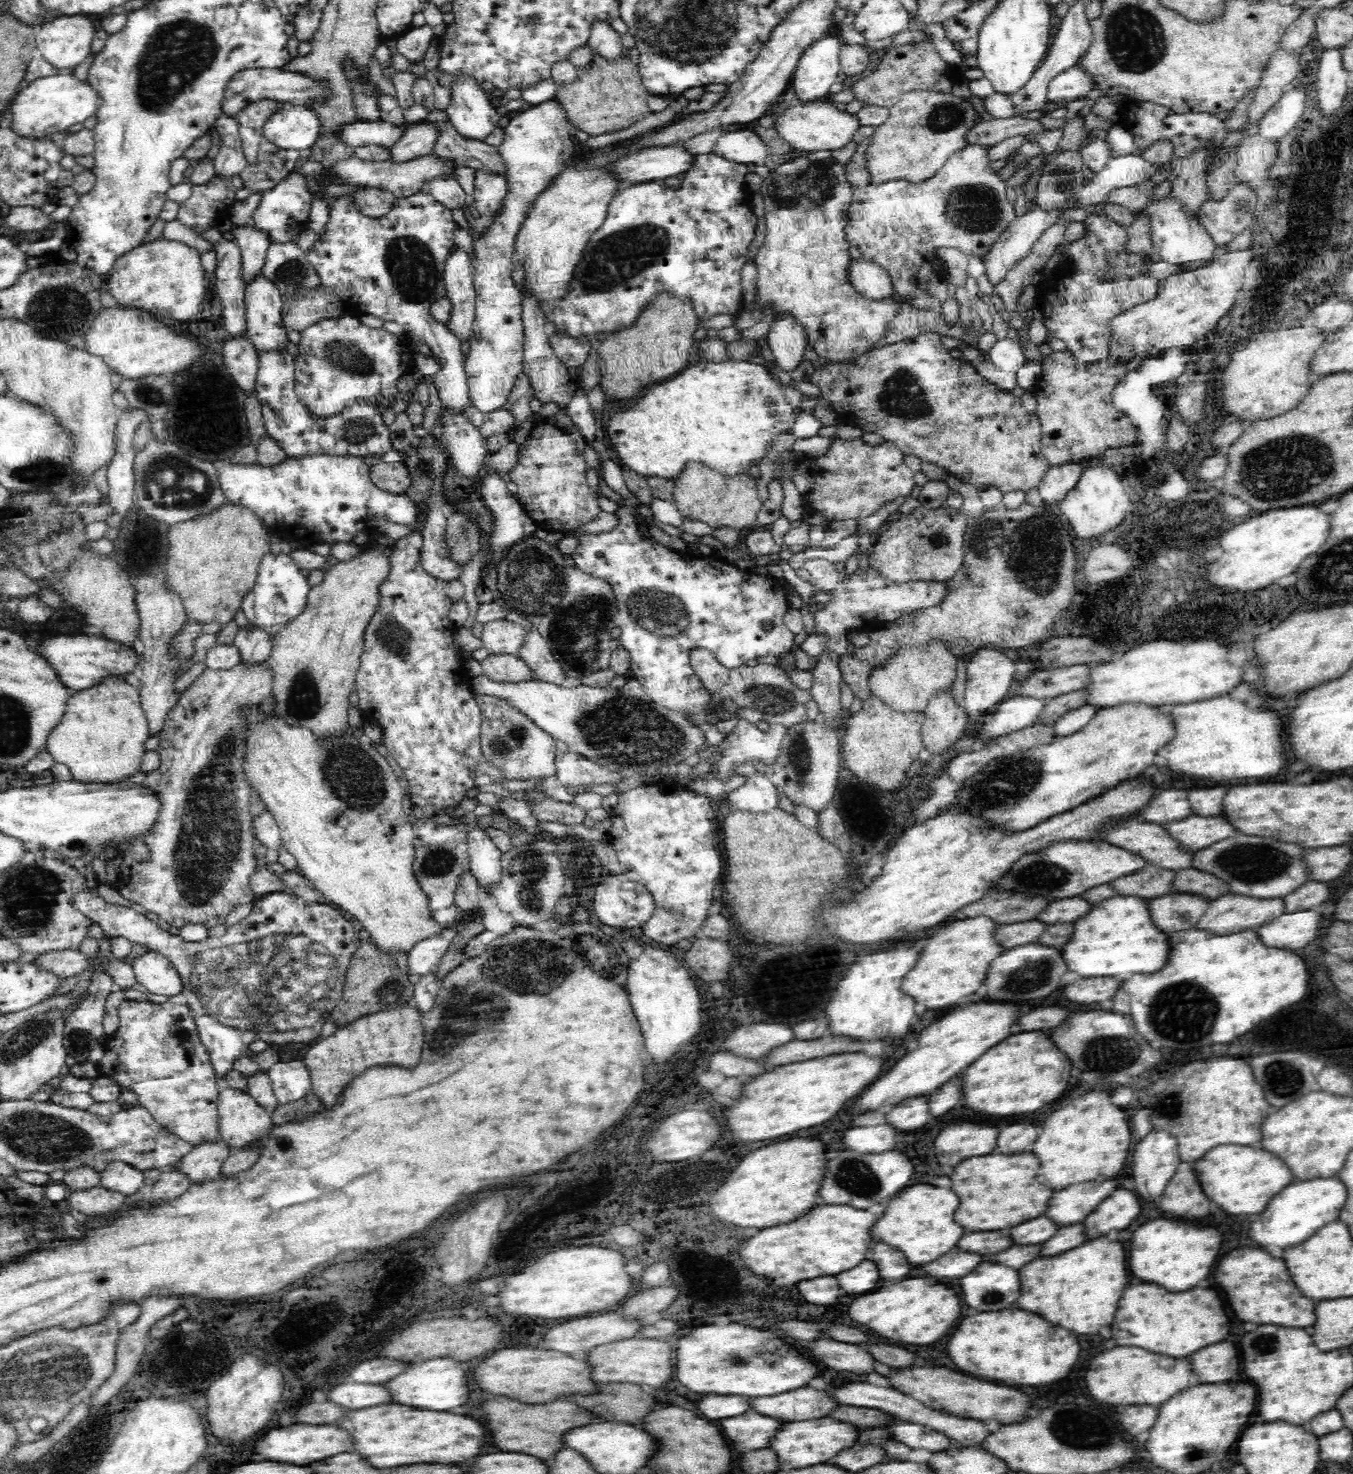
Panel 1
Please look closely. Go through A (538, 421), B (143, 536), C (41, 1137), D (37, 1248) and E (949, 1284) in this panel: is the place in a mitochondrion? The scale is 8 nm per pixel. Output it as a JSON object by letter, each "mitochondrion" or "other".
{"A":"other","B":"mitochondrion","C":"mitochondrion","D":"other","E":"other"}

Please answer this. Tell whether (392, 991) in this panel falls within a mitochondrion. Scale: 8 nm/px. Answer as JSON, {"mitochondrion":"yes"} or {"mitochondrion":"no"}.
{"mitochondrion":"yes"}

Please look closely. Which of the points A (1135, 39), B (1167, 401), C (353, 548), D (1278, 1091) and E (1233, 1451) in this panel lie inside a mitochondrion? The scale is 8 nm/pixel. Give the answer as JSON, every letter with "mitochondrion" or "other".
{"A":"mitochondrion","B":"other","C":"other","D":"mitochondrion","E":"other"}

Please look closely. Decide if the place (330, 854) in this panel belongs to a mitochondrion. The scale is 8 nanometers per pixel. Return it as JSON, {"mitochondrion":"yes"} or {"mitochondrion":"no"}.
{"mitochondrion":"no"}

